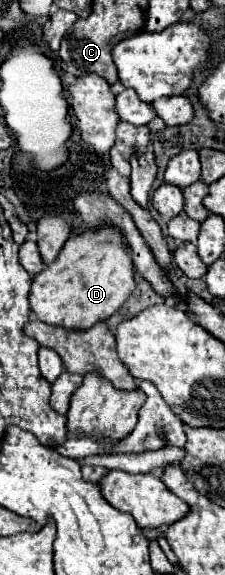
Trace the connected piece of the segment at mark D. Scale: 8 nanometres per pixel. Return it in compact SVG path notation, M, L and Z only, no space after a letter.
M42 217L38 221L40 255L44 263L52 263L32 281L28 301L40 321L68 329L90 329L94 323L106 321L116 313L132 295L136 289L136 269L130 247L118 227L100 225L74 237L70 233L72 227L62 217Z

